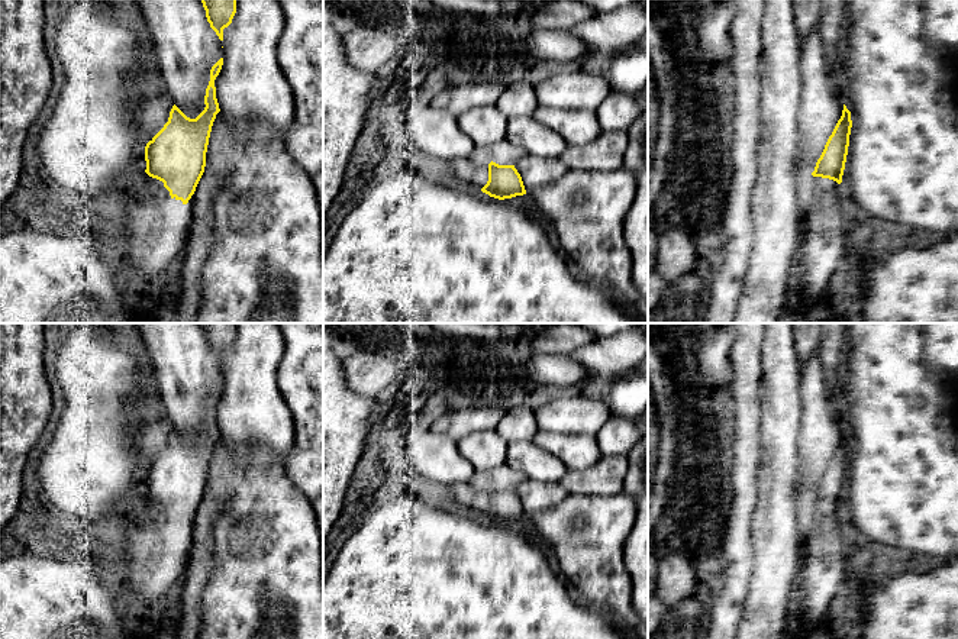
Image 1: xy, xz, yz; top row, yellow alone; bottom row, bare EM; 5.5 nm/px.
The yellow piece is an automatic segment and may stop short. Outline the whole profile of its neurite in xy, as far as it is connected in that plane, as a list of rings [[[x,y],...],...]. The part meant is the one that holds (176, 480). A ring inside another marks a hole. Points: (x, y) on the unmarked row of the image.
[[[223,383],[210,394],[204,435],[196,443],[190,443],[174,429],[168,446],[145,471],[146,494],[128,529],[126,581],[132,588],[129,613],[135,622],[161,614],[184,580],[190,552],[183,542],[175,545],[171,540],[171,525],[181,525],[187,529],[204,497],[212,451],[220,436],[214,404],[222,390]]]

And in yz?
[[[844,429],[842,440],[829,461],[820,483],[816,487],[813,503],[809,509],[810,532],[806,539],[806,552],[797,555],[797,569],[791,585],[788,613],[784,622],[783,636],[794,639],[822,629],[822,625],[833,614],[841,601],[845,585],[845,548],[846,535],[842,522],[842,500],[845,494],[852,445],[851,436]]]

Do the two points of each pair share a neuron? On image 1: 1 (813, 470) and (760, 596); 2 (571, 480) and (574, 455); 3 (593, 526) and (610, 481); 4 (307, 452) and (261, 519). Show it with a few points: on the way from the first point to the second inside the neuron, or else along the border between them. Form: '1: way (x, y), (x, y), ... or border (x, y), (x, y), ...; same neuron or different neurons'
1: border (797, 465), (797, 497), (802, 502); different neurons
2: border (602, 457), (589, 468), (570, 471); different neurons
3: border (622, 491), (599, 496), (571, 494); different neurons
4: border (284, 468), (292, 483), (307, 500); different neurons

